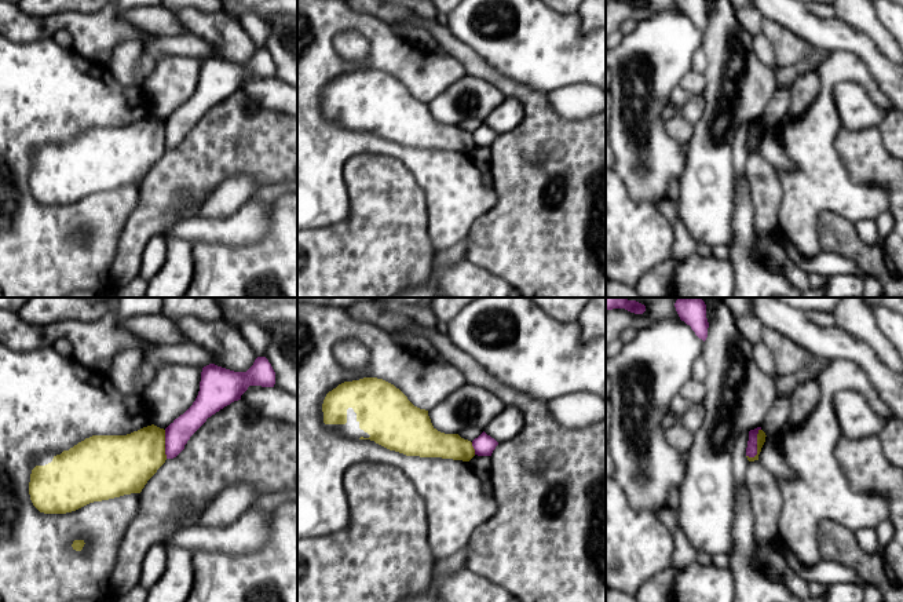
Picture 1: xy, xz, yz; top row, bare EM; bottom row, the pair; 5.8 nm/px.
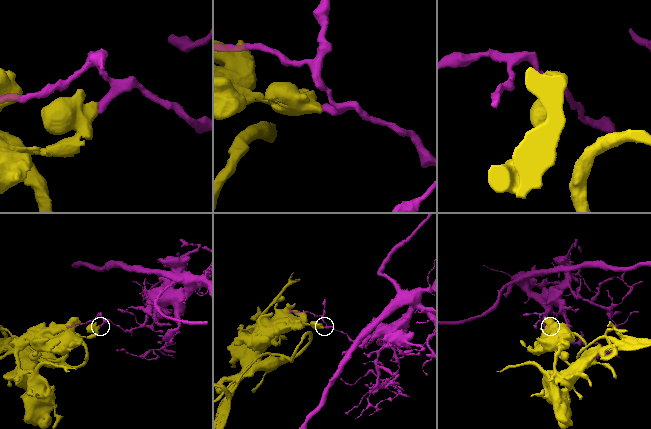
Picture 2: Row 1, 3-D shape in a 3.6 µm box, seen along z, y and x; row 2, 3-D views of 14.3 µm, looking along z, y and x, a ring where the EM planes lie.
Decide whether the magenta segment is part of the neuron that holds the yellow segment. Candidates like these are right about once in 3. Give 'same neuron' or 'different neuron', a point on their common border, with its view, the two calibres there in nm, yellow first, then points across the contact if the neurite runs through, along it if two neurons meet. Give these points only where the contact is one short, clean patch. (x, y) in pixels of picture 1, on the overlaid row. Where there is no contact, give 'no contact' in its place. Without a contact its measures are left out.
different neuron; meets yellow in yz at (757, 445); 50 nm thick on the yellow side, 60 nm on the other; border along yz (760, 429), (756, 453), (749, 458)

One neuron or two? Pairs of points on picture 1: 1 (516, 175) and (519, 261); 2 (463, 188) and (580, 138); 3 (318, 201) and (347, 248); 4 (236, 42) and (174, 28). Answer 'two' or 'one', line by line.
1: one
2: two
3: two
4: two

